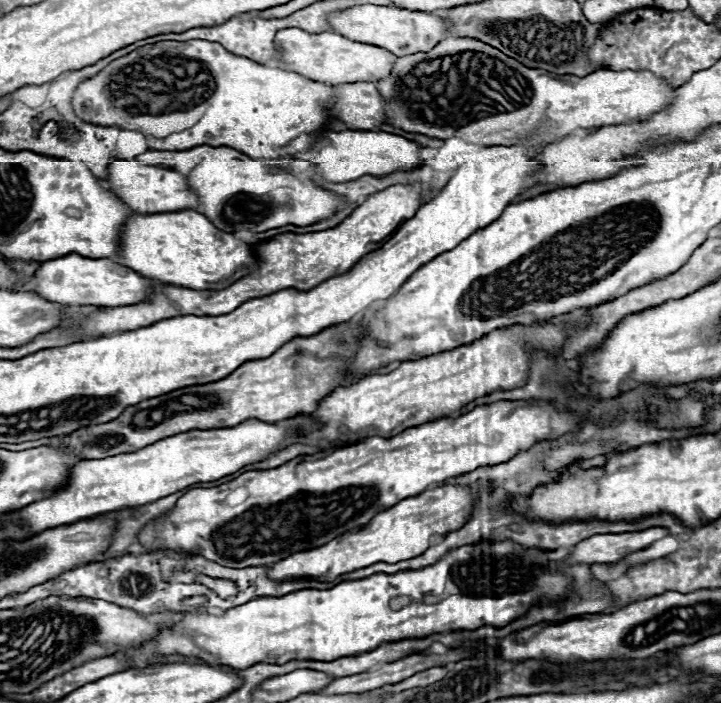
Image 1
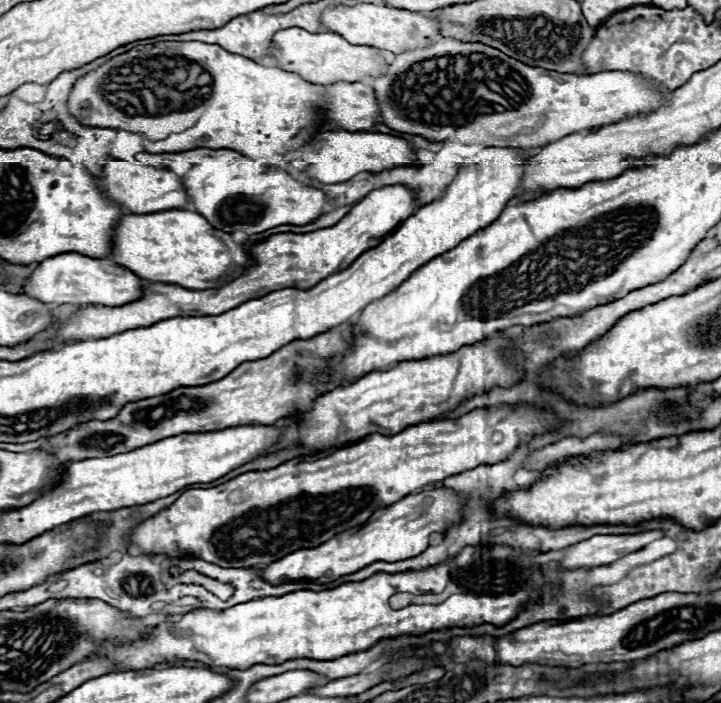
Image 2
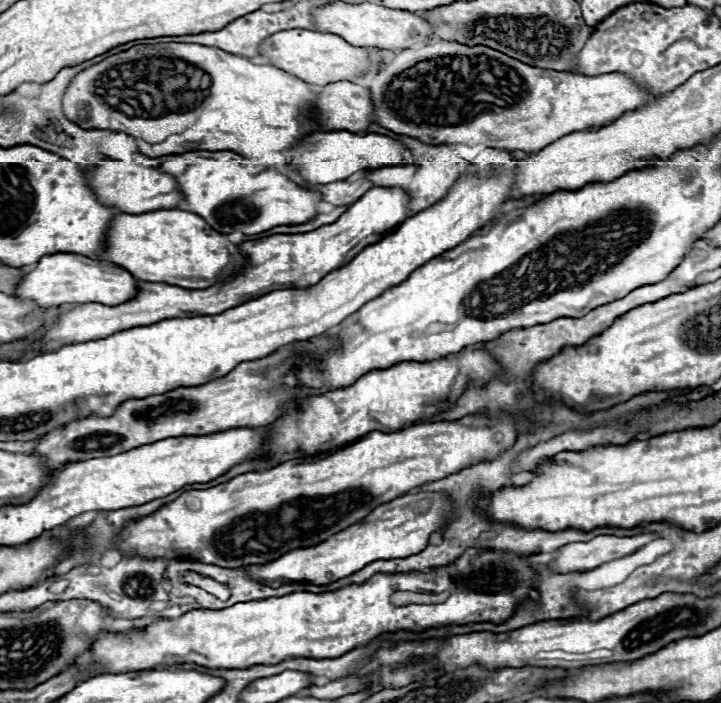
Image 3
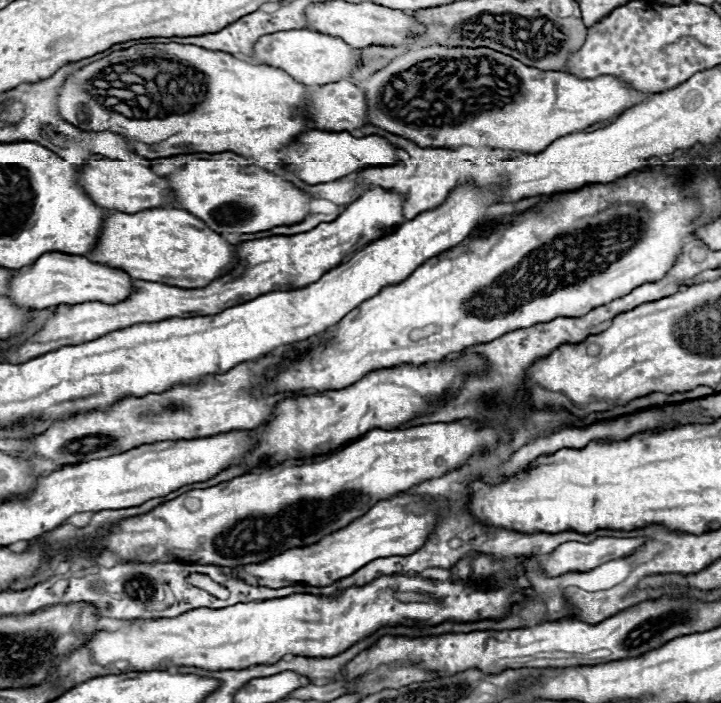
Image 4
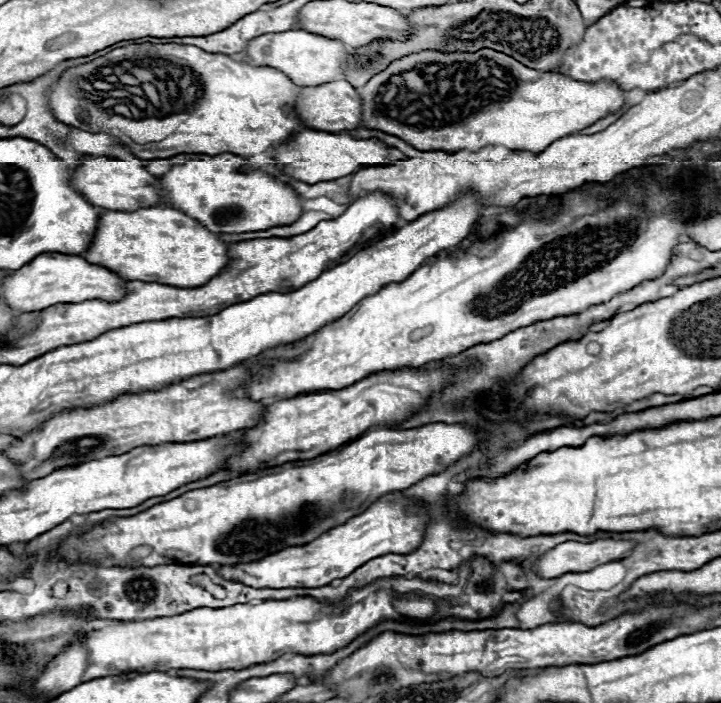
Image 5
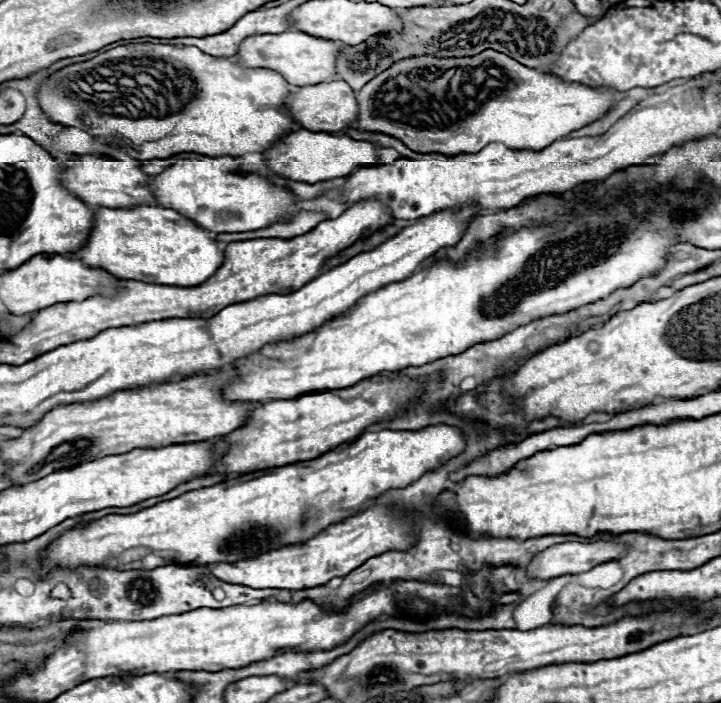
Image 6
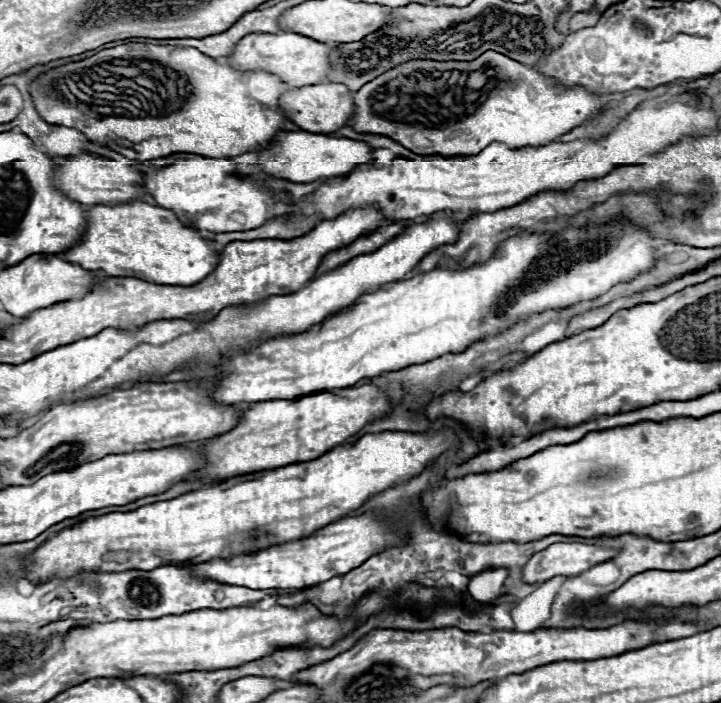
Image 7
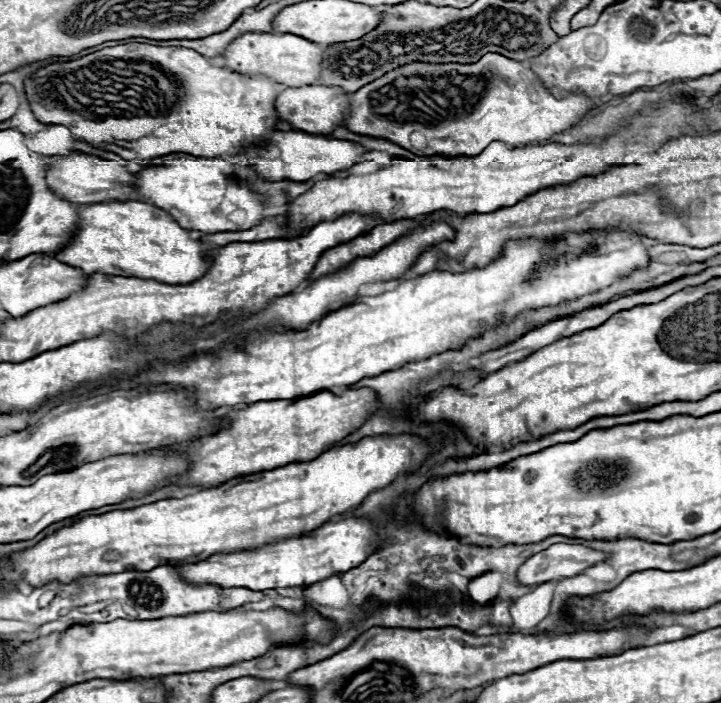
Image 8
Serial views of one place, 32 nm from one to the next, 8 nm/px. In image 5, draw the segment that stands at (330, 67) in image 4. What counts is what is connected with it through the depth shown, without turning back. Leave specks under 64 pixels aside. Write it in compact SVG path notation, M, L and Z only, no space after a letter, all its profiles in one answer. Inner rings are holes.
M286 30L252 38L242 56L250 66L274 66L276 70L282 70L292 82L298 82L298 86L318 86L342 78L342 62L348 58L348 48L340 40L310 34L306 30Z

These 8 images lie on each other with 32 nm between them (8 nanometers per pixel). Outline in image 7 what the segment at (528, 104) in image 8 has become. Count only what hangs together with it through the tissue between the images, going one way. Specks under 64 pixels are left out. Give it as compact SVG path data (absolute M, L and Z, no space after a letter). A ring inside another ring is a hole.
M484 52L472 62L410 60L388 70L354 94L354 118L350 118L348 126L362 134L386 134L388 138L402 142L408 150L414 150L418 156L458 156L478 154L490 142L504 142L512 150L550 144L574 126L580 126L600 114L604 106L604 96L590 94L578 86L564 90L540 76L530 66L524 66L498 52Z

